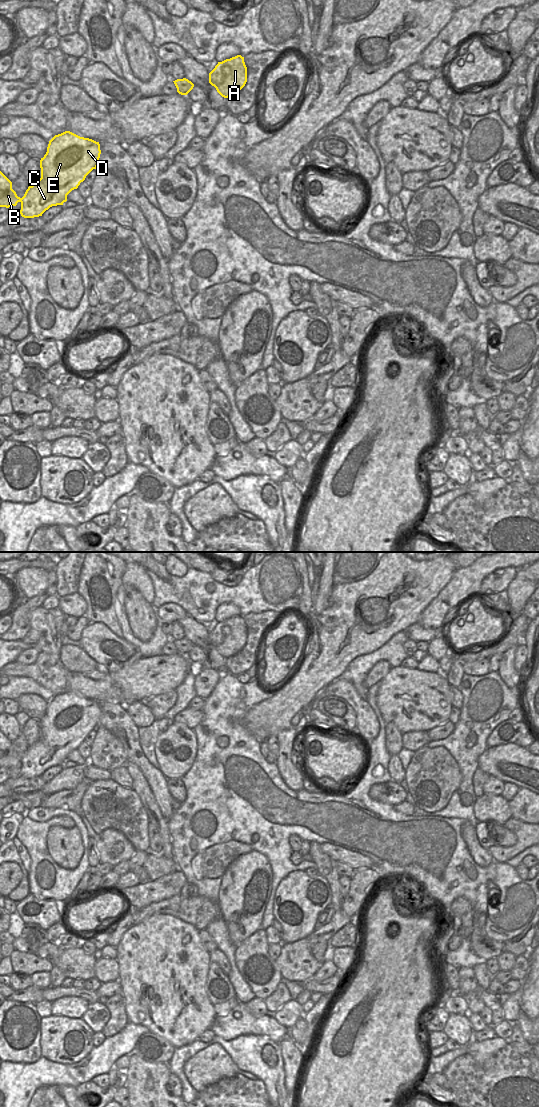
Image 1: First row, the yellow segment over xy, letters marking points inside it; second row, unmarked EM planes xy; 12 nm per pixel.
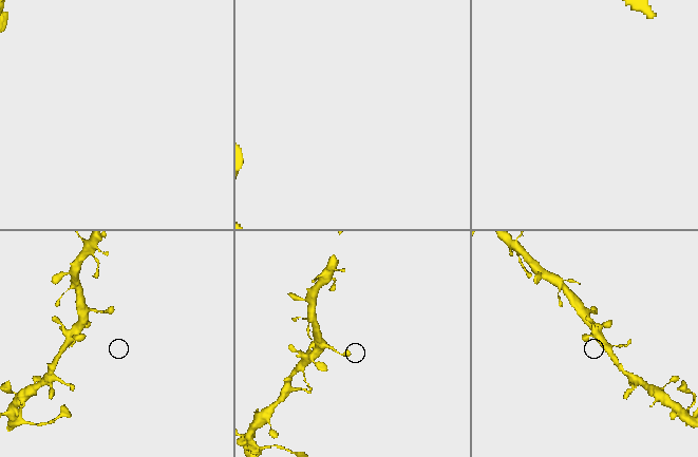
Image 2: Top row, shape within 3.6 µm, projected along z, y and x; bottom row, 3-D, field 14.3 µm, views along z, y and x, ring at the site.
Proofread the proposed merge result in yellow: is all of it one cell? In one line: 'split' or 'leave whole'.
leave whole

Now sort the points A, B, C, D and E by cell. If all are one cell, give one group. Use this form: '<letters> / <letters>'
A B C D E

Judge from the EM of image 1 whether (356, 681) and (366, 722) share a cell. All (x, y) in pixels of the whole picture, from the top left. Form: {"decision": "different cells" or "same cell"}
{"decision": "different cells"}

